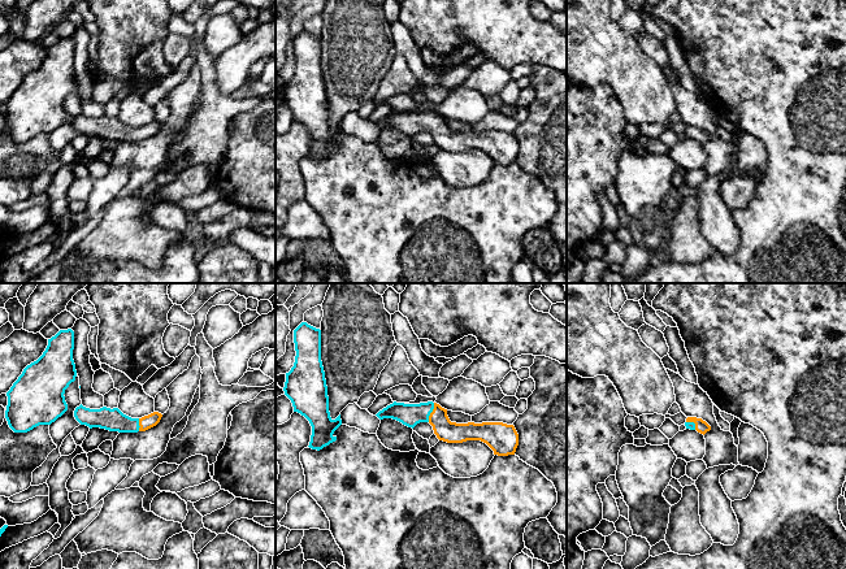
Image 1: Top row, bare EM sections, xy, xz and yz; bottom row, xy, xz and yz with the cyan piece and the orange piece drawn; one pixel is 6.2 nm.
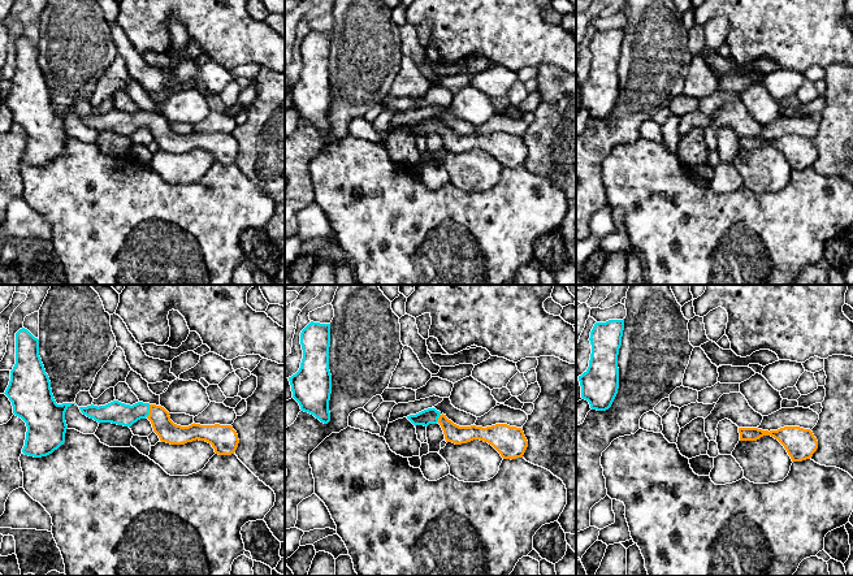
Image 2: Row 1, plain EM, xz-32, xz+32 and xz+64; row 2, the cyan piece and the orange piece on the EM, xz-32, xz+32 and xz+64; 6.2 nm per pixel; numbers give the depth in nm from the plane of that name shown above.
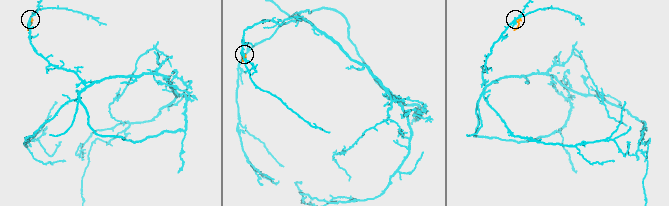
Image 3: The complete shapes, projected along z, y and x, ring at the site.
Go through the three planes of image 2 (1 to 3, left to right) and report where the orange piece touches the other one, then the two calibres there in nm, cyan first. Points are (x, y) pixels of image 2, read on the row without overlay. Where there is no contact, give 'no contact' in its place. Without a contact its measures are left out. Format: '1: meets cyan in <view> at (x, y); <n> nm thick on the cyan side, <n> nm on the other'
1: meets cyan in xz-32 at (148, 120); 140 nm thick on the cyan side, 130 nm on the other
2: meets cyan in xz+32 at (438, 125); 100 nm thick on the cyan side, 120 nm on the other
3: no contact

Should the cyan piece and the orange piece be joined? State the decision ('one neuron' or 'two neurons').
one neuron

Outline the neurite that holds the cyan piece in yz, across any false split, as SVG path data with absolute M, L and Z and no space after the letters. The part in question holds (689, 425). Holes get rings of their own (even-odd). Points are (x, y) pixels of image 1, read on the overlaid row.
M687 417L685 426L686 429L697 430L698 433L703 435L711 430L711 426L706 421L703 421L702 418L697 418L697 417Z

